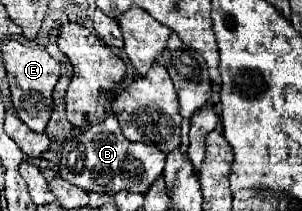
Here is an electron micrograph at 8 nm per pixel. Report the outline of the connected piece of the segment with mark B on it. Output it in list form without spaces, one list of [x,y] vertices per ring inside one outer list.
[[[108,116],[104,122],[92,126],[90,130],[70,136],[62,142],[62,162],[60,176],[70,184],[76,184],[88,192],[120,192],[130,190],[146,194],[150,184],[162,176],[166,164],[166,154],[154,146],[142,142],[130,142],[124,138],[116,116]]]

